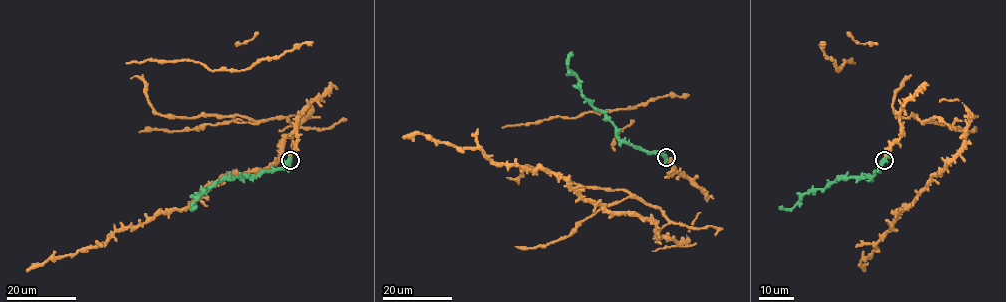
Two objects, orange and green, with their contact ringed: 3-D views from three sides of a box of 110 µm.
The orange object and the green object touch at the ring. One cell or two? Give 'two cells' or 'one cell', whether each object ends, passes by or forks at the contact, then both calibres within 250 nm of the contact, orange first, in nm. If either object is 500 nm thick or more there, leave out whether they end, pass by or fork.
one cell; calibres 600 and 550 nm

